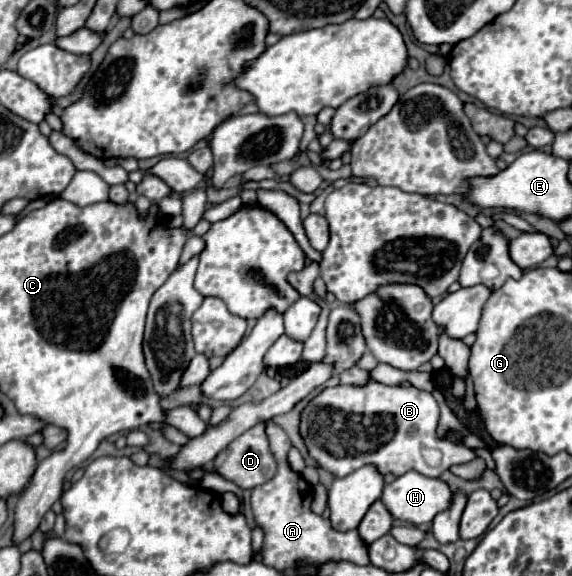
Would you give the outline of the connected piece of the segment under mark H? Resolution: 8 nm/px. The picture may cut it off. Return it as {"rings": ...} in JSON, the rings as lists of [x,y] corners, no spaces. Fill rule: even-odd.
{"rings":[[[415,470],[407,472],[403,476],[397,476],[391,484],[387,484],[383,488],[383,494],[381,494],[381,502],[385,504],[385,508],[391,512],[391,516],[395,520],[411,522],[415,526],[427,524],[427,522],[431,522],[435,518],[435,514],[447,510],[449,504],[451,504],[451,498],[453,498],[453,492],[449,490],[449,486],[443,480],[423,476],[423,474],[415,472]]]}

